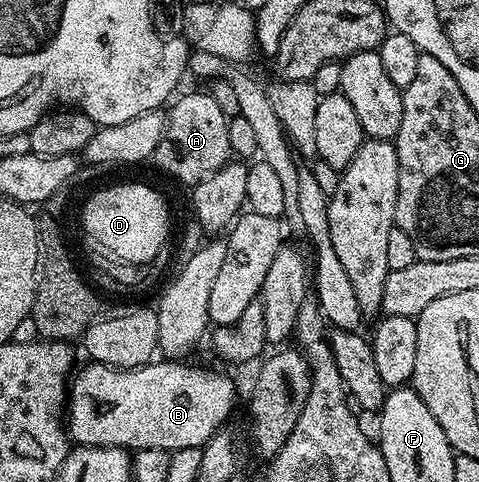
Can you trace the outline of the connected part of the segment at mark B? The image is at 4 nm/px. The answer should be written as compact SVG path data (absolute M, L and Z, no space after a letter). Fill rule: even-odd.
M91 362L88 368L80 372L78 369L70 381L69 399L65 404L65 428L70 439L76 445L89 448L202 448L210 436L226 425L223 423L235 404L235 384L229 377L215 372L182 368L179 362L163 363L167 364L152 362L140 368L110 368L108 364Z

